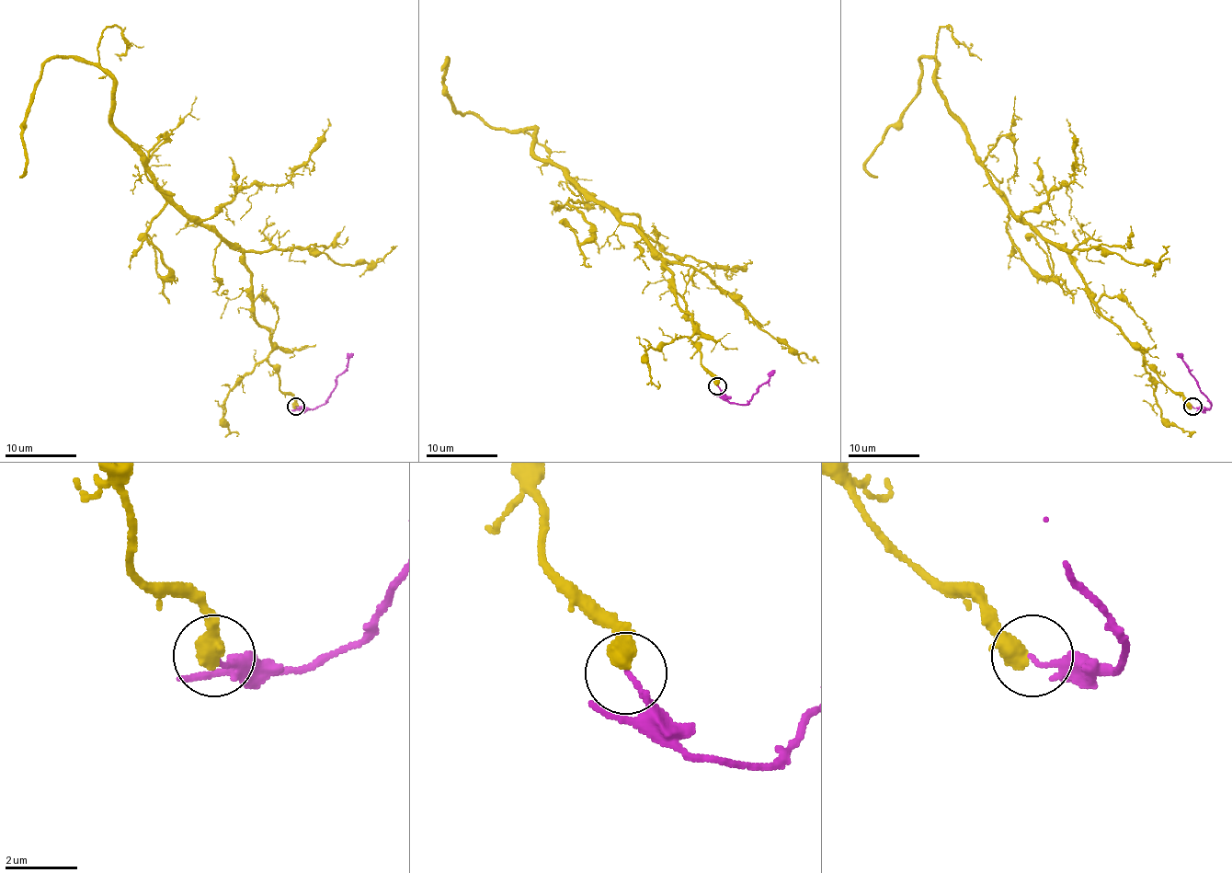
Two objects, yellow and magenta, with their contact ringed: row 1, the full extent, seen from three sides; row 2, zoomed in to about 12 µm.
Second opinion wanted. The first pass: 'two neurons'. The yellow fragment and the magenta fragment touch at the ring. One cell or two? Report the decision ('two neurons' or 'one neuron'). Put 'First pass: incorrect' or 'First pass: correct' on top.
First pass: correct
two neurons

